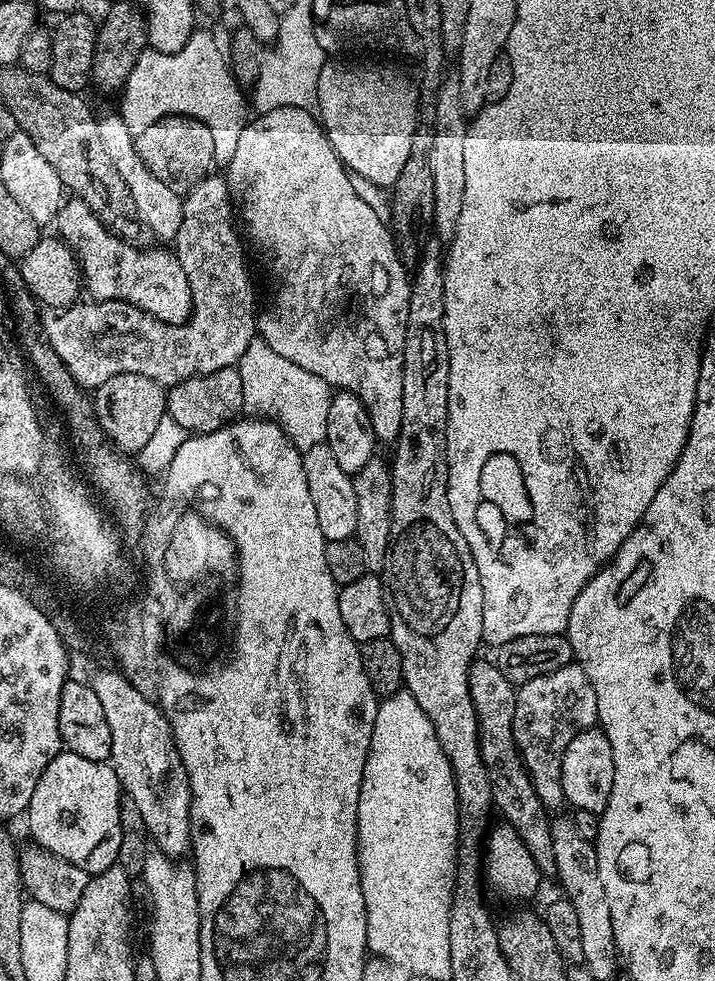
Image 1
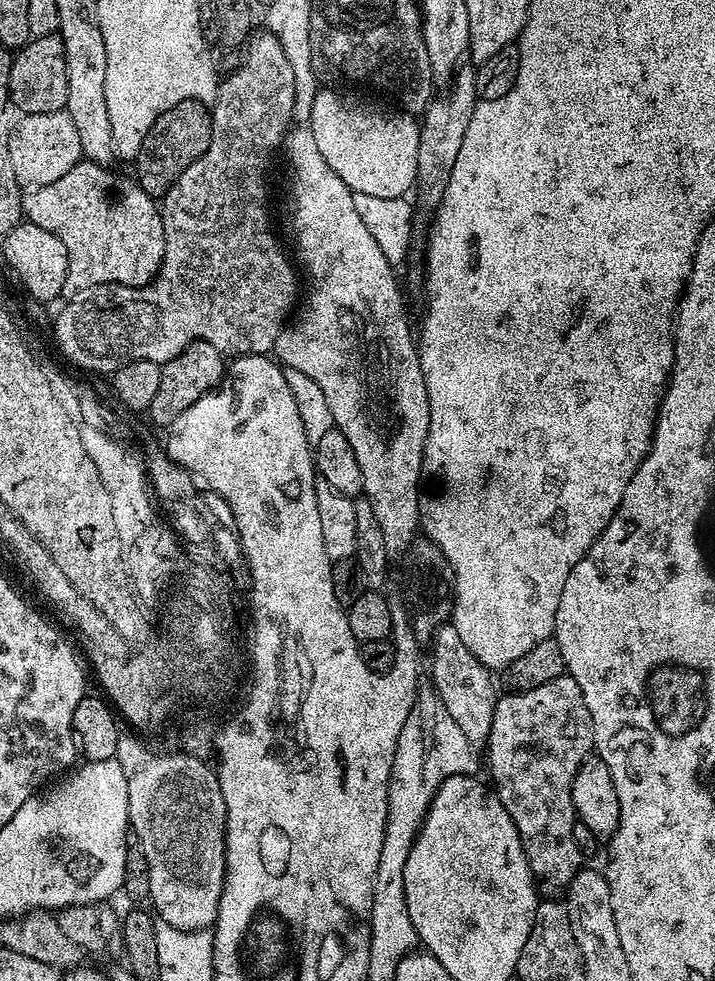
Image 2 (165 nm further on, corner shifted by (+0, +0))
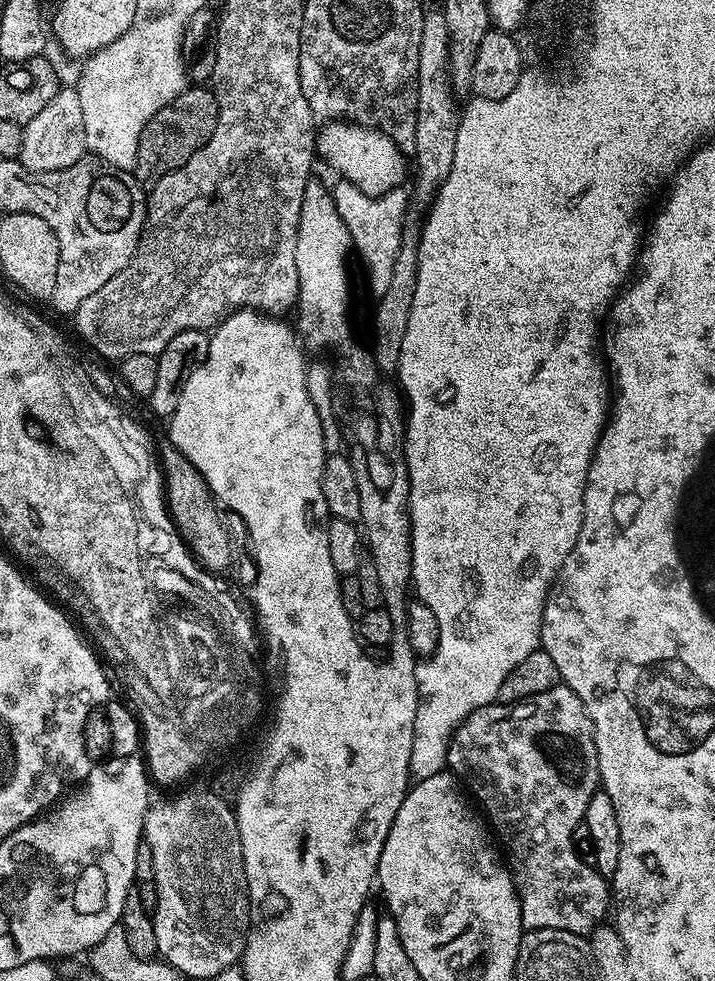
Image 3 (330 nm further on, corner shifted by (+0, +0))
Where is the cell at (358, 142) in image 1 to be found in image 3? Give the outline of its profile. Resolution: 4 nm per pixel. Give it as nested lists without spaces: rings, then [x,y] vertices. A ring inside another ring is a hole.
[[[347,122],[325,123],[316,133],[315,155],[319,159],[321,156],[334,171],[340,172],[336,174],[371,196],[381,196],[405,183],[403,181],[405,153],[400,151],[389,136],[376,128]]]

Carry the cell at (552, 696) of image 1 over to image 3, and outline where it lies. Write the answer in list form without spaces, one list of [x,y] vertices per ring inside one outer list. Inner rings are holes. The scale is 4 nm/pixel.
[[[561,682],[555,688],[546,690],[542,694],[534,694],[530,698],[520,701],[518,704],[502,704],[497,702],[474,710],[453,732],[452,740],[448,744],[446,764],[452,775],[463,781],[467,791],[473,797],[476,795],[484,803],[485,809],[483,808],[483,811],[486,813],[486,816],[486,811],[488,811],[489,817],[487,816],[487,819],[490,821],[498,840],[498,835],[500,835],[501,841],[499,840],[499,843],[502,845],[502,848],[502,843],[504,843],[505,849],[503,848],[503,851],[506,853],[506,863],[512,873],[512,880],[516,884],[516,893],[520,899],[522,922],[525,929],[553,928],[554,930],[566,930],[570,934],[587,937],[595,928],[601,927],[605,923],[604,915],[607,912],[609,915],[610,912],[609,881],[601,876],[589,861],[582,859],[572,845],[572,835],[576,827],[584,823],[586,806],[590,802],[590,798],[594,798],[594,794],[601,787],[600,767],[598,766],[598,754],[596,753],[596,739],[594,738],[594,729],[592,729],[592,719],[588,717],[588,711],[582,706],[578,694],[574,694],[574,690],[570,690]]]

